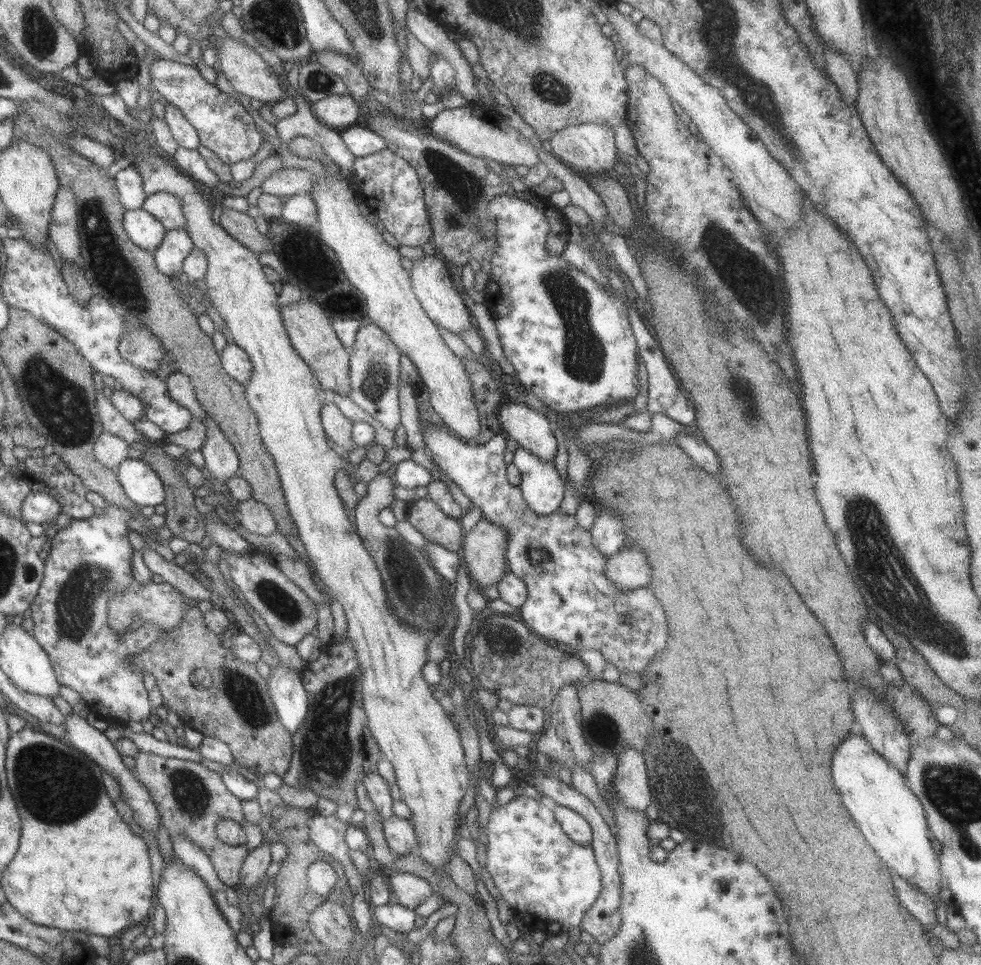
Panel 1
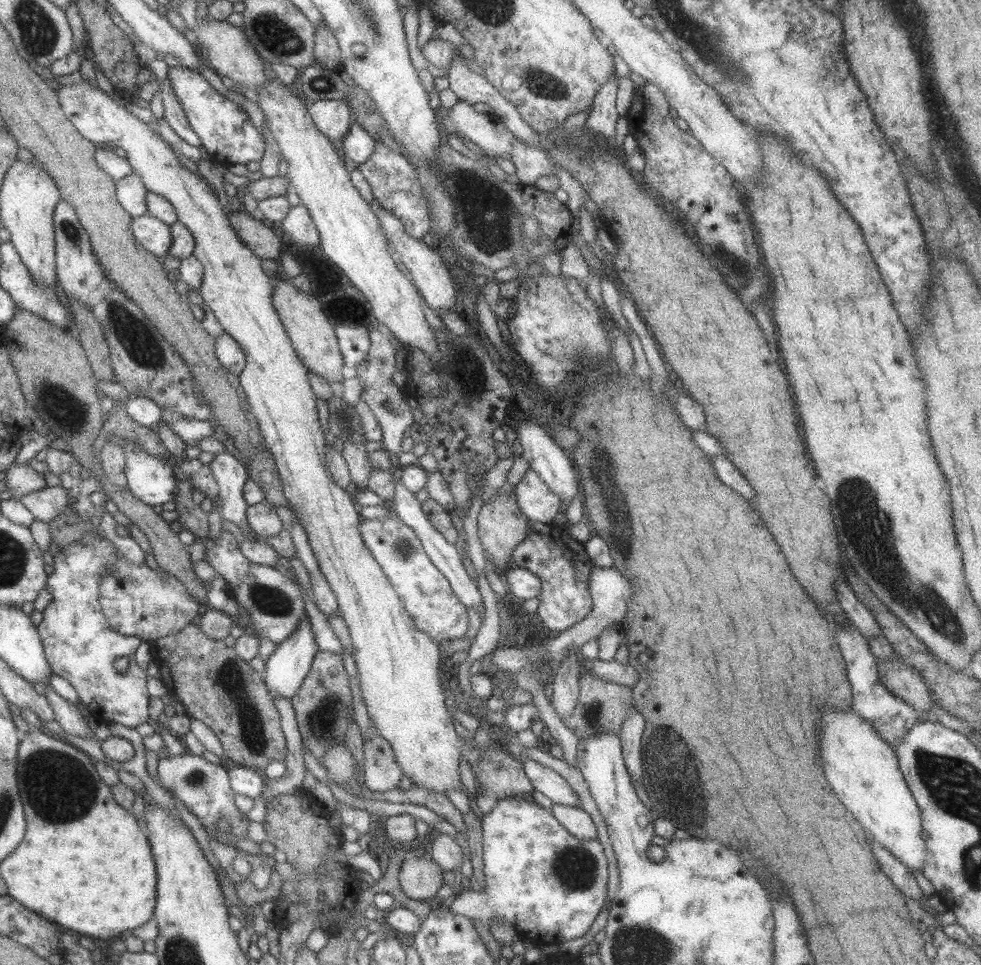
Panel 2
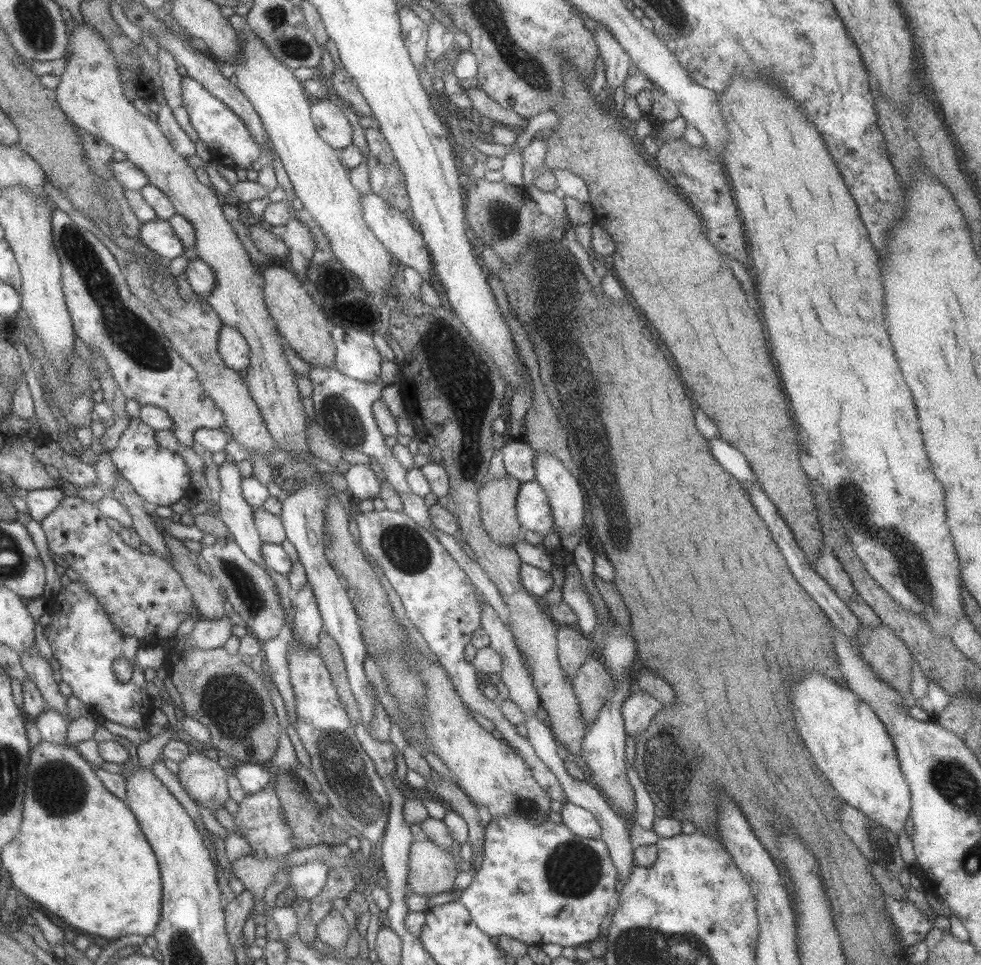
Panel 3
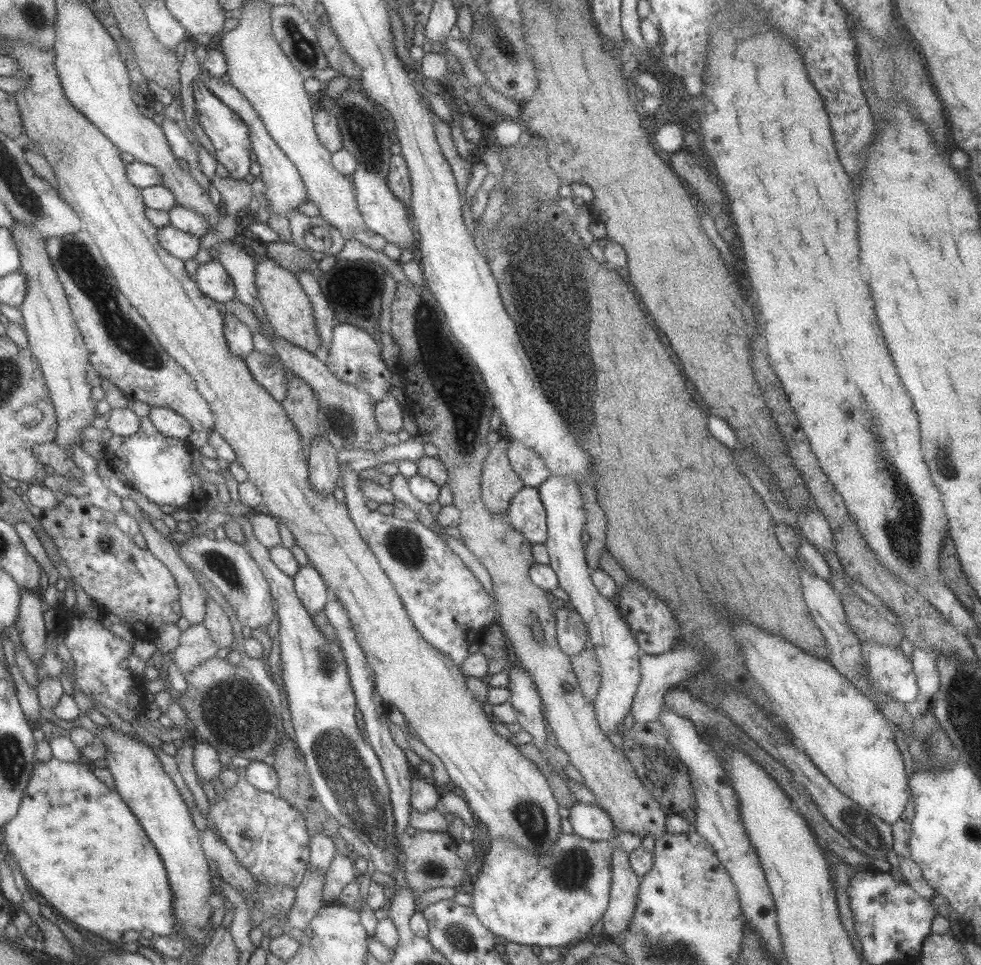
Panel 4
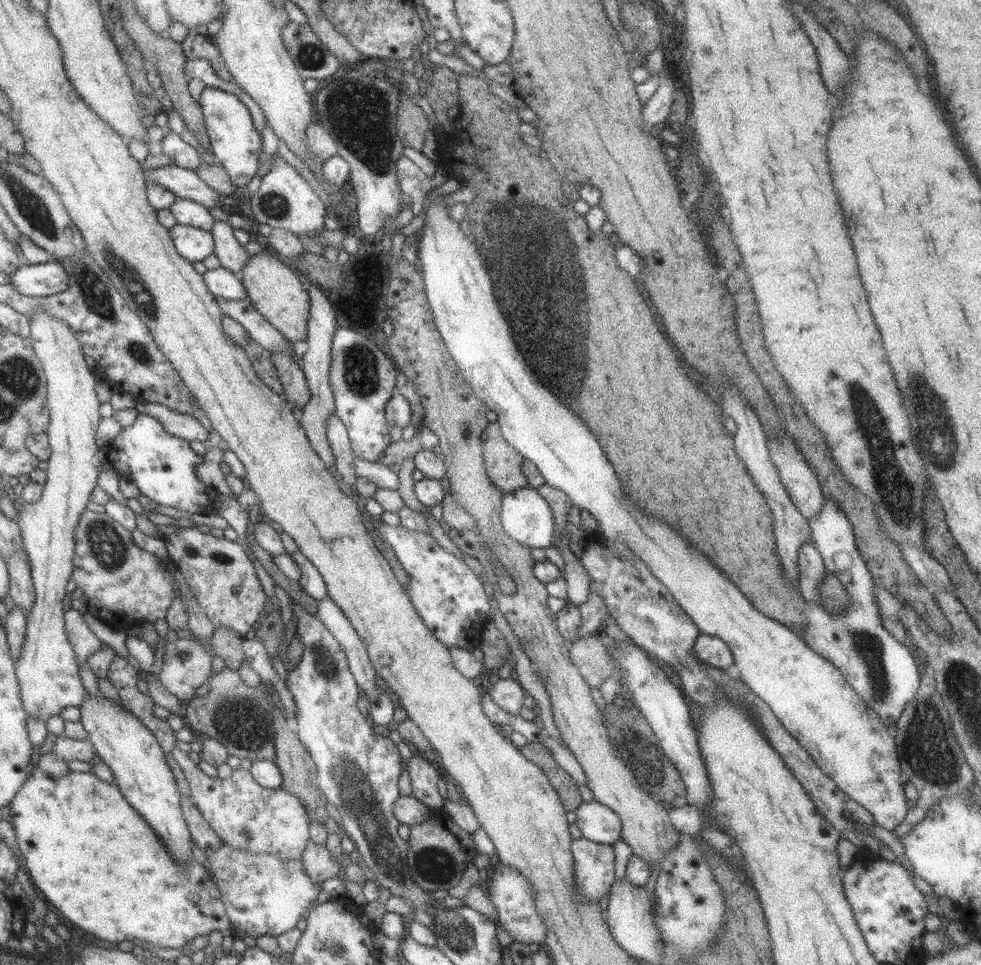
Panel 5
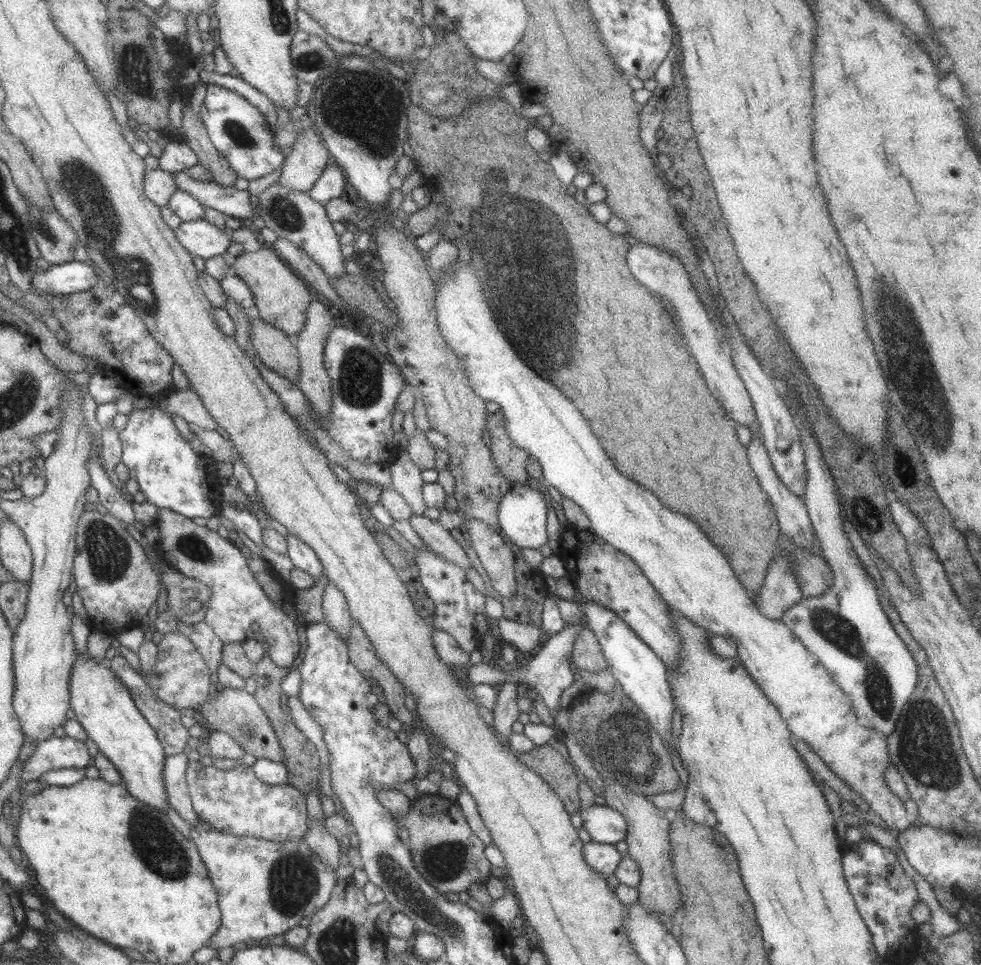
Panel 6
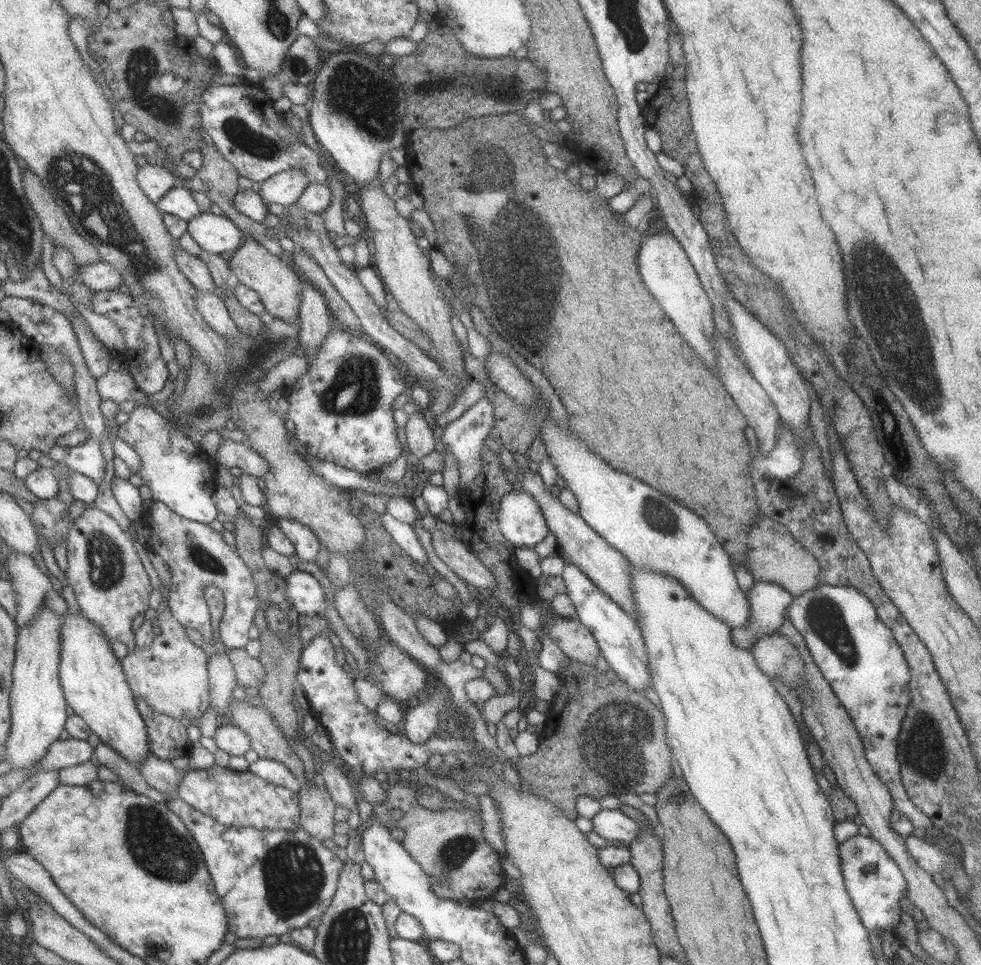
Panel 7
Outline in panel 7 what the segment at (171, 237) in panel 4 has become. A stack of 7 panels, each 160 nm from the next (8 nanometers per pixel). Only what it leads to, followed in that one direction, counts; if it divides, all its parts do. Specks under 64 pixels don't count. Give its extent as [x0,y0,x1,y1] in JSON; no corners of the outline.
[186,212,243,255]

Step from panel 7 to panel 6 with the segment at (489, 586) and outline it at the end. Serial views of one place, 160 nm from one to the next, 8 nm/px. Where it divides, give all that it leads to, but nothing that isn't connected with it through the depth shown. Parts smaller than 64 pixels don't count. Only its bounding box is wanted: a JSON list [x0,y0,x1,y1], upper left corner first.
[408,515,472,572]

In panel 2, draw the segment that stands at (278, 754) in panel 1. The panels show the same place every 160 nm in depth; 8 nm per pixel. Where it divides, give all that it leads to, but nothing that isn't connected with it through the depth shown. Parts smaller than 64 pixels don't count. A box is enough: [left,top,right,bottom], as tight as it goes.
[149,623,286,769]

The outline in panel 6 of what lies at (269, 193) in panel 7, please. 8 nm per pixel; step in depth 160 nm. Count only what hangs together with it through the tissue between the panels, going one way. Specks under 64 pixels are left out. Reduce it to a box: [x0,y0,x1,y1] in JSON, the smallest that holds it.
[277,127,332,193]

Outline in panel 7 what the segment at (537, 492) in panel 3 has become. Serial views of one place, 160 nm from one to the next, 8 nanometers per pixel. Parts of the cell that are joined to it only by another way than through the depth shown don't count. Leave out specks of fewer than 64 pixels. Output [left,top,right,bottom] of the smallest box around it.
[496,489,549,550]

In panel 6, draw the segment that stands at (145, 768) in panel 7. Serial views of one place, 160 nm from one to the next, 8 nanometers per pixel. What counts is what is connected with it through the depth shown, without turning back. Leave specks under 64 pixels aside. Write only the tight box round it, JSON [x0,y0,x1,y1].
[163,752,200,825]

